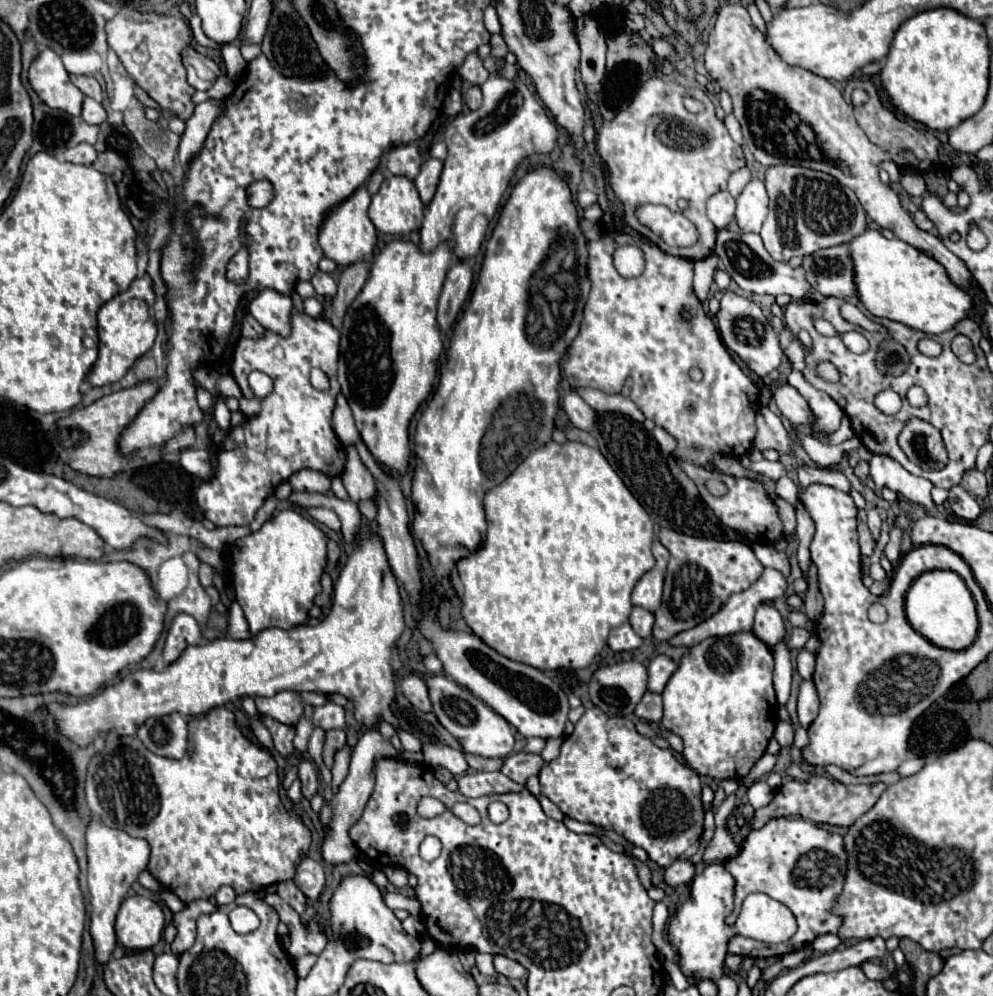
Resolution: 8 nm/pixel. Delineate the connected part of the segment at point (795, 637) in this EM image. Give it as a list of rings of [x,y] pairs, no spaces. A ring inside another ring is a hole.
[[[794,629],[790,639],[788,639],[788,647],[790,649],[802,649],[806,645],[808,637],[810,637],[810,633],[806,629]]]

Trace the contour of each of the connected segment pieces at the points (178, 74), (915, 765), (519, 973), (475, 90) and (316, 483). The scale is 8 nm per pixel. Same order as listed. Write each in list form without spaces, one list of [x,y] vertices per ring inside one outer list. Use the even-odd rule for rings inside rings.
[[[124,9],[106,23],[106,33],[110,49],[118,53],[128,75],[160,105],[160,109],[166,109],[172,117],[186,121],[194,111],[194,103],[190,101],[194,89],[186,83],[186,69],[182,67],[180,59],[182,47],[188,47],[192,37],[188,23],[182,17]]]
[[[912,757],[912,759],[904,761],[896,771],[898,771],[900,777],[910,777],[910,775],[918,773],[918,771],[922,769],[922,765],[924,765],[924,759],[920,759],[920,757]]]
[[[496,955],[494,965],[496,965],[496,973],[506,975],[508,979],[512,979],[512,977],[514,977],[514,979],[522,979],[522,977],[528,975],[528,971],[526,971],[518,961],[508,959],[508,957],[504,957],[504,955]]]
[[[470,87],[464,95],[462,95],[462,99],[464,99],[464,103],[466,103],[466,107],[470,109],[470,111],[476,111],[480,105],[482,105],[482,91],[480,91],[480,87]]]
[[[302,469],[290,477],[290,483],[294,491],[328,491],[330,489],[330,477],[314,471],[314,469]]]

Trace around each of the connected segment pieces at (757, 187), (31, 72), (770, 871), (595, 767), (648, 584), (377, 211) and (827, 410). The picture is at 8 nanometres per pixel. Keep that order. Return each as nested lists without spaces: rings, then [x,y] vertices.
[[[752,179],[736,199],[736,223],[742,231],[760,233],[768,213],[768,195],[762,181]]]
[[[42,47],[32,59],[32,65],[28,69],[28,81],[36,95],[48,107],[66,111],[70,115],[80,115],[84,95],[78,91],[78,87],[70,83],[70,77],[60,57],[48,47]]]
[[[776,817],[770,819],[762,829],[750,831],[746,839],[740,843],[740,855],[734,855],[728,861],[724,861],[724,867],[736,881],[736,905],[726,919],[728,925],[734,925],[742,901],[750,893],[766,893],[768,897],[780,901],[794,913],[798,923],[796,933],[780,945],[770,945],[750,937],[734,935],[728,941],[728,953],[752,959],[774,955],[782,957],[786,953],[804,949],[804,945],[810,945],[818,935],[838,931],[838,923],[842,923],[842,919],[830,915],[830,903],[834,903],[834,895],[842,891],[842,883],[846,877],[846,851],[842,847],[842,837],[838,833],[820,829],[812,821]]]
[[[598,707],[586,709],[574,725],[574,733],[564,739],[560,755],[542,767],[538,777],[542,795],[556,803],[564,815],[622,835],[634,847],[642,847],[648,853],[648,859],[660,867],[668,867],[672,861],[682,857],[690,859],[698,851],[704,831],[704,807],[700,797],[702,785],[698,773],[680,763],[672,751],[660,749],[650,739],[638,735],[634,723],[626,717],[608,717]]]
[[[656,539],[652,545],[652,555],[656,559],[656,565],[650,571],[646,571],[636,583],[632,591],[632,603],[654,613],[662,601],[662,583],[664,583],[664,573],[666,573],[666,563],[670,559],[670,553]]]
[[[386,173],[380,191],[372,197],[368,217],[382,233],[410,235],[422,227],[424,205],[410,179]]]
[[[792,371],[788,375],[788,383],[792,387],[796,387],[798,393],[808,401],[810,409],[818,417],[818,423],[816,423],[818,429],[822,429],[822,431],[834,431],[834,429],[840,427],[844,411],[830,399],[830,395],[826,395],[824,391],[814,389],[814,387],[810,387],[810,383],[806,383],[802,379],[800,371]]]

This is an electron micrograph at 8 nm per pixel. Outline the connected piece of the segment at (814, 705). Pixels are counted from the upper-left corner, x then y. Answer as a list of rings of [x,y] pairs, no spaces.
[[[802,681],[798,693],[798,719],[800,725],[808,729],[814,721],[814,715],[818,715],[818,693],[812,681]]]

